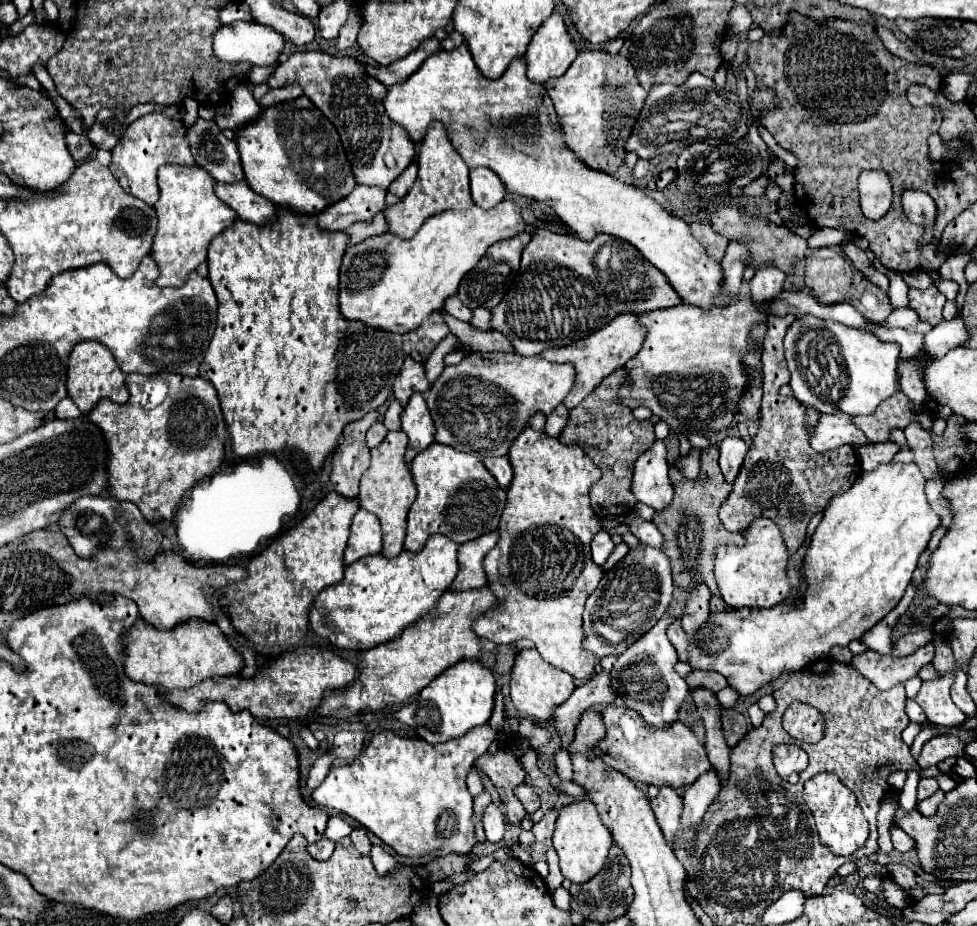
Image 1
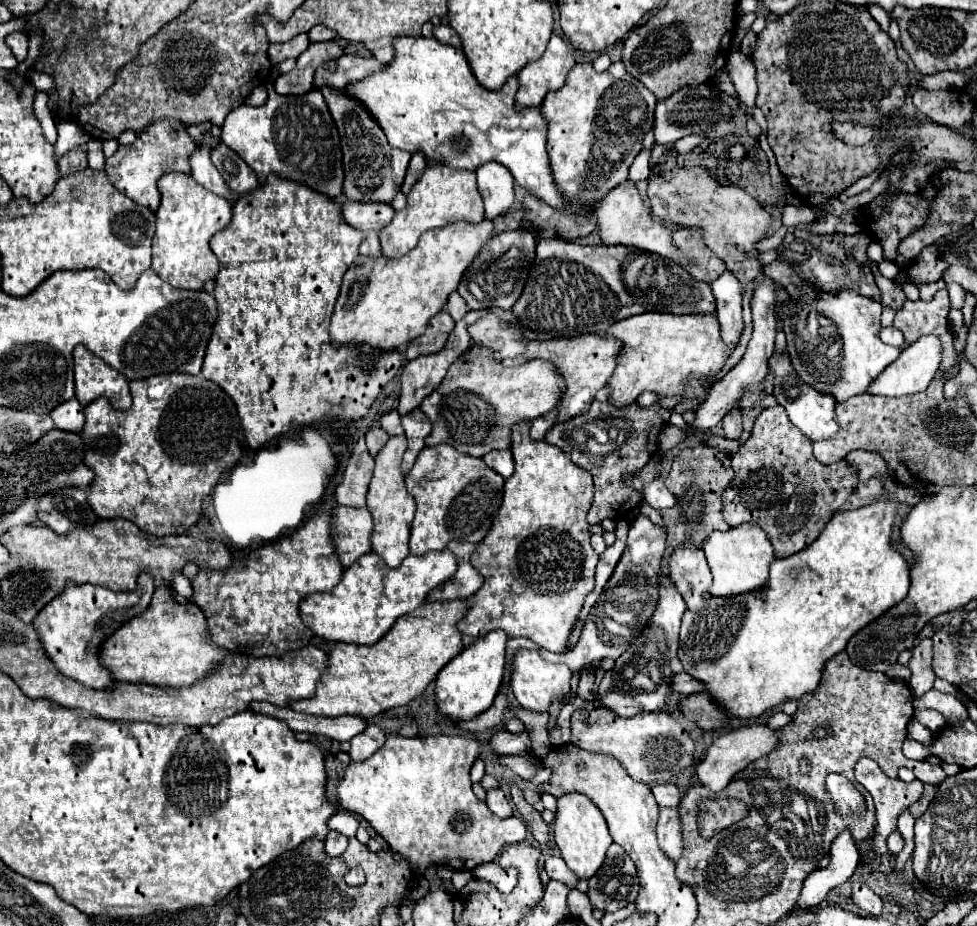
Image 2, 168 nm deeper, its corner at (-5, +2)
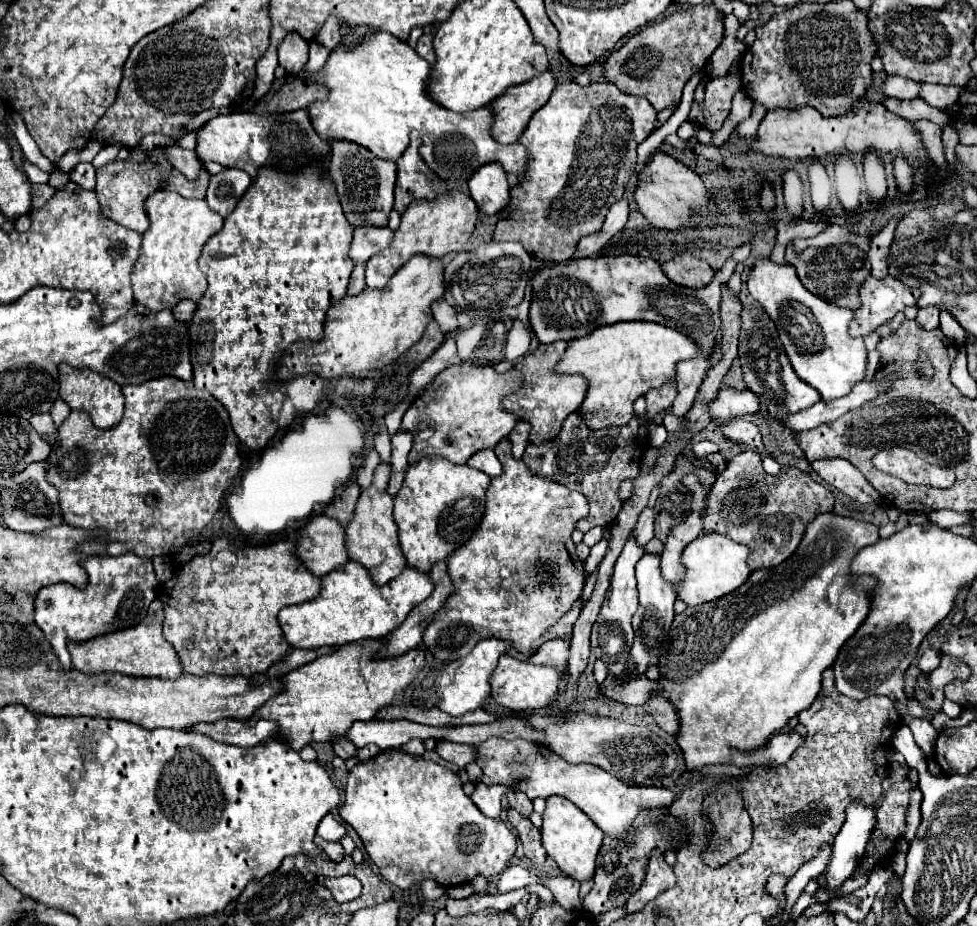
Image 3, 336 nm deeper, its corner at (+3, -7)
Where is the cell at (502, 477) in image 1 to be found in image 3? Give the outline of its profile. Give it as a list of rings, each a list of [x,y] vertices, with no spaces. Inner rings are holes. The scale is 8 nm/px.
[[[480,450],[480,454],[476,454],[476,458],[468,460],[468,466],[486,472],[490,478],[496,478],[502,474],[502,464],[496,458],[494,450]]]

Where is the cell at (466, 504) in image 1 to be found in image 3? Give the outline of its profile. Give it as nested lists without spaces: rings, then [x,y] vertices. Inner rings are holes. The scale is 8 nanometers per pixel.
[[[422,458],[406,470],[400,492],[394,496],[394,520],[408,566],[430,572],[432,564],[462,546],[482,522],[490,478],[470,466],[456,466],[446,458]]]

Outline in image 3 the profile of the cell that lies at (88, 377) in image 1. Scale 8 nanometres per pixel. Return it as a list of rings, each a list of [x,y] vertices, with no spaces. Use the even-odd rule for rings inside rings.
[[[60,364],[60,398],[72,408],[72,410],[84,410],[90,414],[92,422],[98,428],[112,428],[116,422],[122,418],[122,408],[124,408],[124,396],[122,390],[116,382],[110,378],[96,374],[92,370],[82,370],[82,368],[72,368],[68,364]]]

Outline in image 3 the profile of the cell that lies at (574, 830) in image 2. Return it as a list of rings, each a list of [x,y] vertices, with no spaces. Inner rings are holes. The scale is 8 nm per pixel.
[[[550,796],[546,800],[546,810],[542,814],[542,820],[544,824],[540,832],[542,832],[542,842],[548,856],[554,858],[554,862],[566,876],[578,882],[590,880],[594,874],[596,854],[602,846],[602,836],[604,836],[602,830],[584,812],[580,812],[580,808],[576,808],[570,800],[562,796]]]

